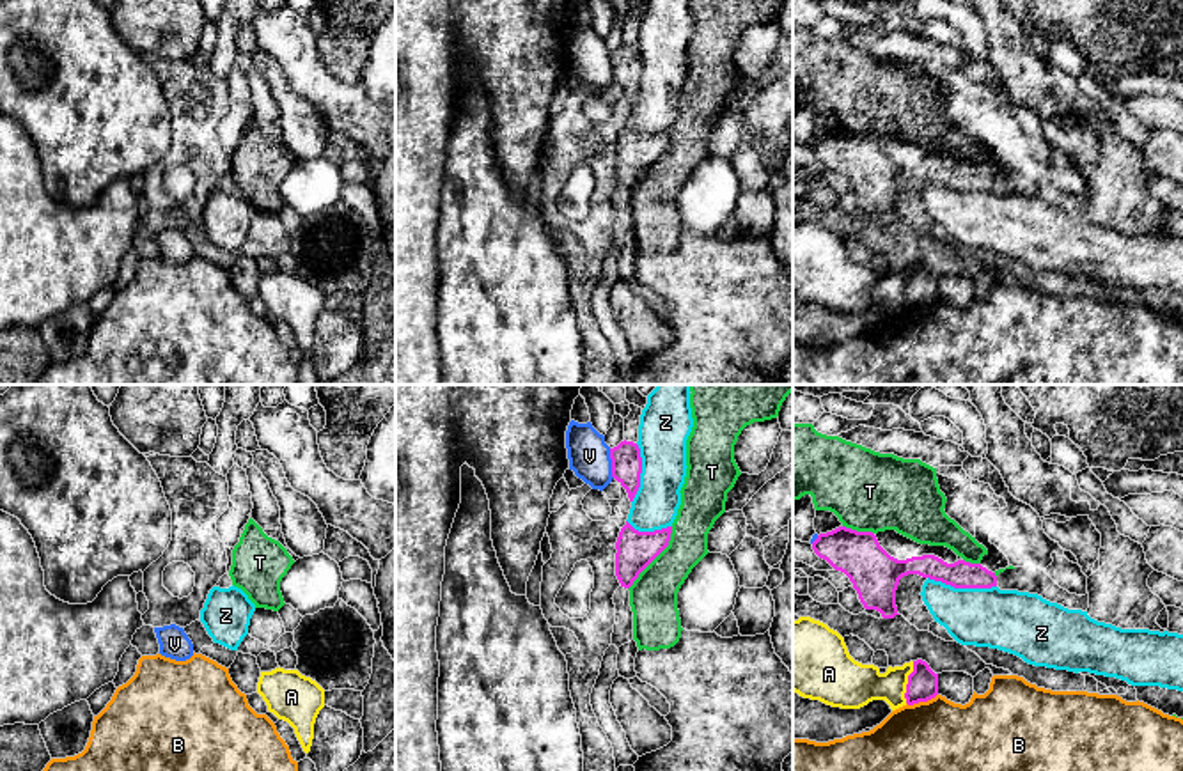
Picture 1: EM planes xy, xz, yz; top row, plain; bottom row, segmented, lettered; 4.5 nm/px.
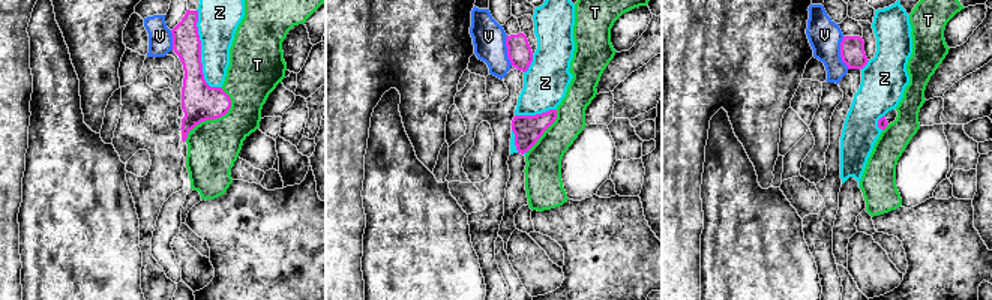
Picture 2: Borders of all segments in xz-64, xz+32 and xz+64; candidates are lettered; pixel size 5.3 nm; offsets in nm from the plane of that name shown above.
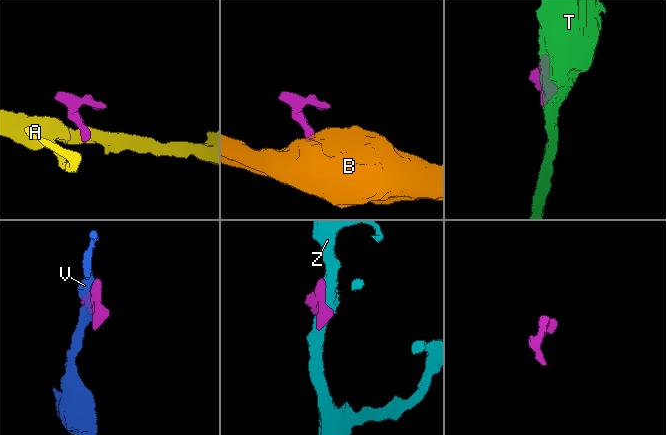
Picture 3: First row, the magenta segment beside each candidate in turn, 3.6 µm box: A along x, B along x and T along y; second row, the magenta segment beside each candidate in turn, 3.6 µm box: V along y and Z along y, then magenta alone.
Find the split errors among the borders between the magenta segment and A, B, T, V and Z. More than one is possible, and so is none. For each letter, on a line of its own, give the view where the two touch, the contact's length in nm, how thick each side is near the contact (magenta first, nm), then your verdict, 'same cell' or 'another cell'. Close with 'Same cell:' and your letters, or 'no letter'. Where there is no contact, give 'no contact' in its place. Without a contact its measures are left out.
A: yz | 200 nm | 140/200 nm | another cell
B: yz | 150 nm | 140/320 nm | another cell
T: xz | 360 nm | 180/220 nm | another cell
V: xz | 140 nm | 140/190 nm | another cell
Z: yz | 320 nm | 130/280 nm | another cell
Same cell: no letter

